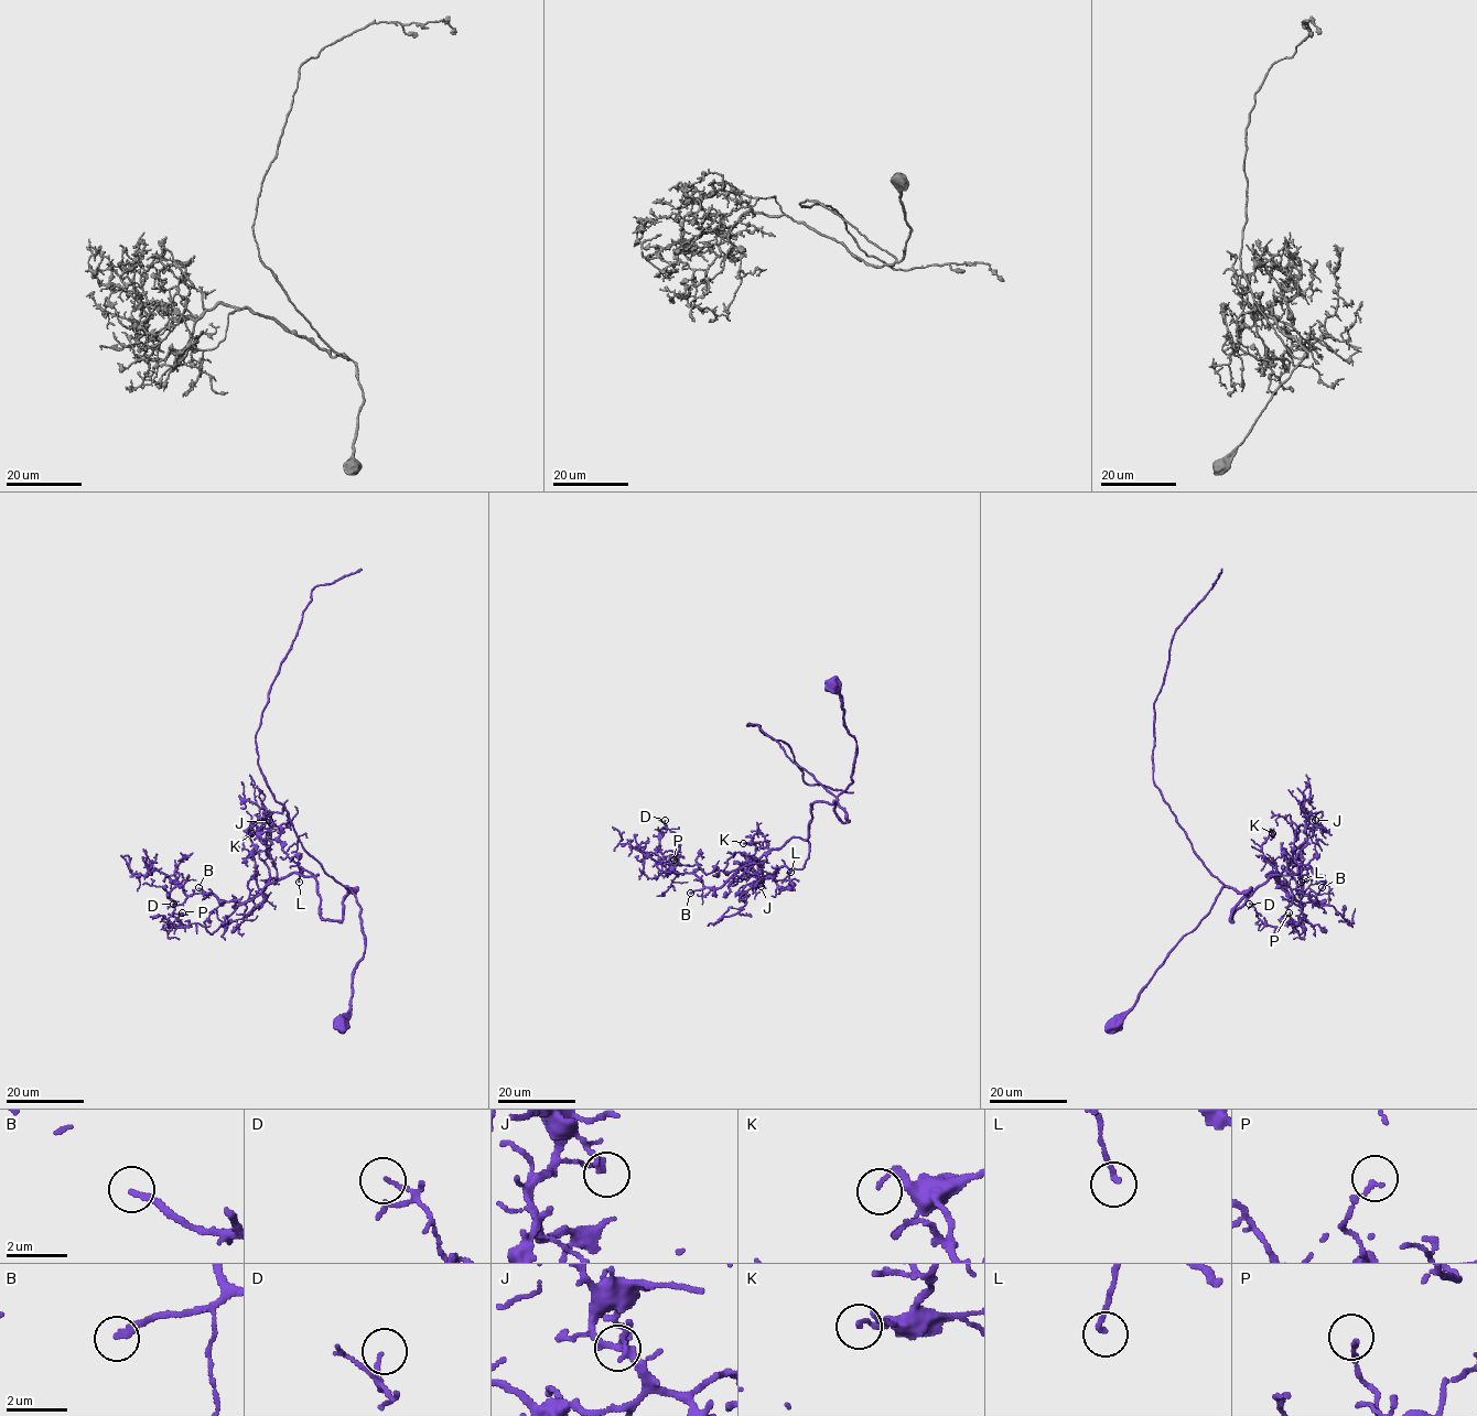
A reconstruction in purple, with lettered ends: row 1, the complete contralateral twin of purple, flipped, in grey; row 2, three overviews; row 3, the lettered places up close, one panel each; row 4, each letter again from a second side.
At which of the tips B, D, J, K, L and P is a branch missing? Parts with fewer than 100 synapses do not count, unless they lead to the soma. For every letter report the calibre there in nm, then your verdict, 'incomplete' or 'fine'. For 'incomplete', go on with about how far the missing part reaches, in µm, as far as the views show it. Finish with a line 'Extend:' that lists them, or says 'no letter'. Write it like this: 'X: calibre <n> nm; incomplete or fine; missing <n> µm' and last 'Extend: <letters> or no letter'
B: calibre 240 nm; incomplete; missing 50 µm
D: calibre 110 nm; fine
J: calibre 120 nm; fine
K: calibre 120 nm; incomplete; missing 25 µm
L: calibre 140 nm; fine
P: calibre 160 nm; fine
Extend: B, K

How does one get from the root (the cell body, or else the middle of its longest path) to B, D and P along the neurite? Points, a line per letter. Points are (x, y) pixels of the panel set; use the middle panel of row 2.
B: (831, 684), (856, 743), (852, 781), (838, 797), (845, 822), (833, 801), (815, 801), (805, 840), (690, 893)
D: (831, 684), (856, 743), (844, 822), (815, 801), (805, 840), (705, 874), (661, 863), (665, 820)
P: (831, 684), (856, 743), (838, 797), (845, 822), (833, 801), (815, 801), (805, 840), (740, 868), (674, 860)

